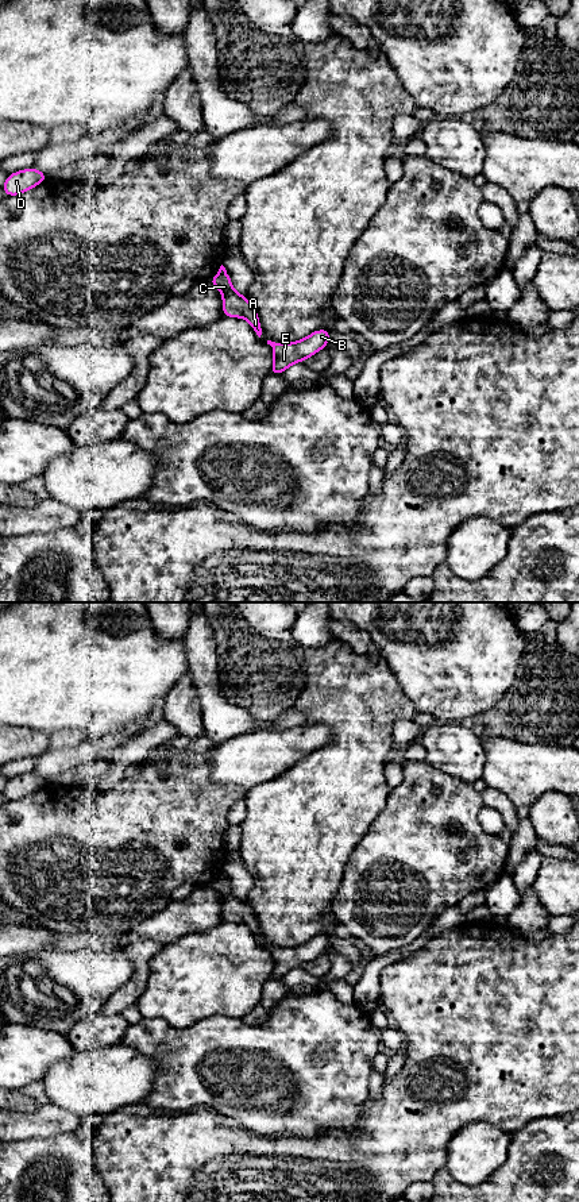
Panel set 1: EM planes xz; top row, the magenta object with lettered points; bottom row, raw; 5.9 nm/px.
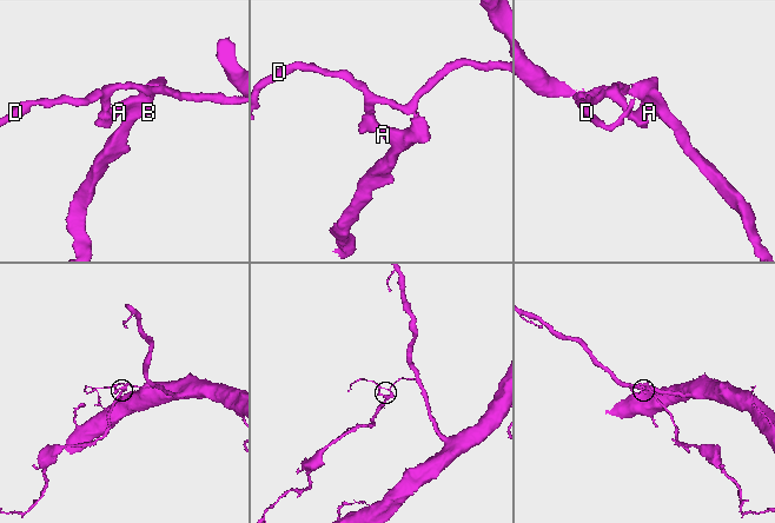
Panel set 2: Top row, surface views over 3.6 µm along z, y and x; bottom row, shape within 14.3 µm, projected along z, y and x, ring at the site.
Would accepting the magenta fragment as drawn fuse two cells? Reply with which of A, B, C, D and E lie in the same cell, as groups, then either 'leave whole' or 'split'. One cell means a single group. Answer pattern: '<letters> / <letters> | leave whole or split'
A B C E / D | split

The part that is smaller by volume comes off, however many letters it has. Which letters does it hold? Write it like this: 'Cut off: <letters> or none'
Cut off: A, B, C, E

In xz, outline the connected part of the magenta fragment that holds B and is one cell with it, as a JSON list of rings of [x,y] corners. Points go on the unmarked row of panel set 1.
[[[317,935],[304,944],[293,948],[275,948],[267,945],[273,952],[274,968],[270,979],[282,979],[289,971],[313,962],[329,948],[329,935]]]

